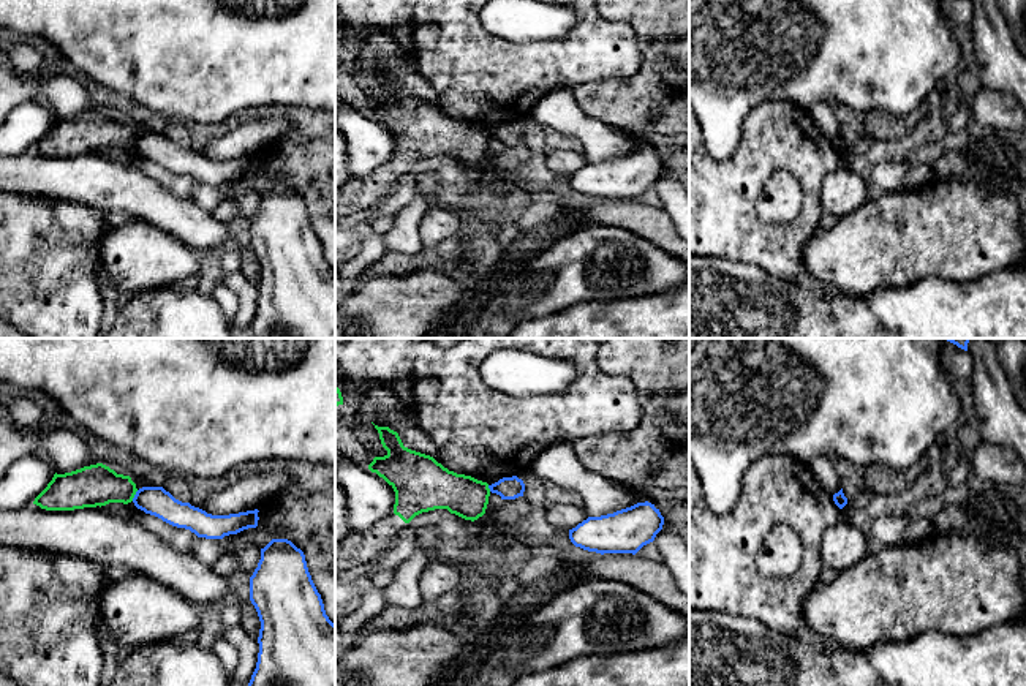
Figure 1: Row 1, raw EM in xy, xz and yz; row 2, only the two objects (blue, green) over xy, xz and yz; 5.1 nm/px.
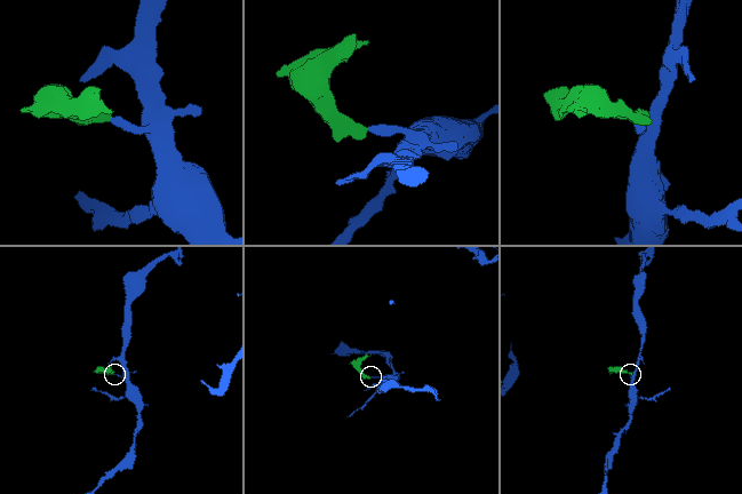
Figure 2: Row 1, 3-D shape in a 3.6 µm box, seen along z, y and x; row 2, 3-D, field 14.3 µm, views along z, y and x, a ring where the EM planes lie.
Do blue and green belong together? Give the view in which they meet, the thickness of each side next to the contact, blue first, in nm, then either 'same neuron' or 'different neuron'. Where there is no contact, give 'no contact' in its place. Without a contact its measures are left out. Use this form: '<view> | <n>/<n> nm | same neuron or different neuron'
xy | 150/220 nm | different neuron

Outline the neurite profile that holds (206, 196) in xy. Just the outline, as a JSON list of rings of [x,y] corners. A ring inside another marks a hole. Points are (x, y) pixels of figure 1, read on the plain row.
[[[198,183],[191,191],[190,201],[206,212],[212,212],[218,204],[226,201],[226,193],[221,185]]]

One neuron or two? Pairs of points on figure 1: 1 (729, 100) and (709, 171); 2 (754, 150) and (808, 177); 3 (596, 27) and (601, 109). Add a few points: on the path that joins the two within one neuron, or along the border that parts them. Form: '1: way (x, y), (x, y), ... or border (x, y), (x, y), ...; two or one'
1: border (740, 133), (728, 158), (716, 160), (707, 152); two
2: way (767, 150), (781, 150), (795, 165); one
3: border (636, 71), (620, 79), (582, 82), (571, 90); two

